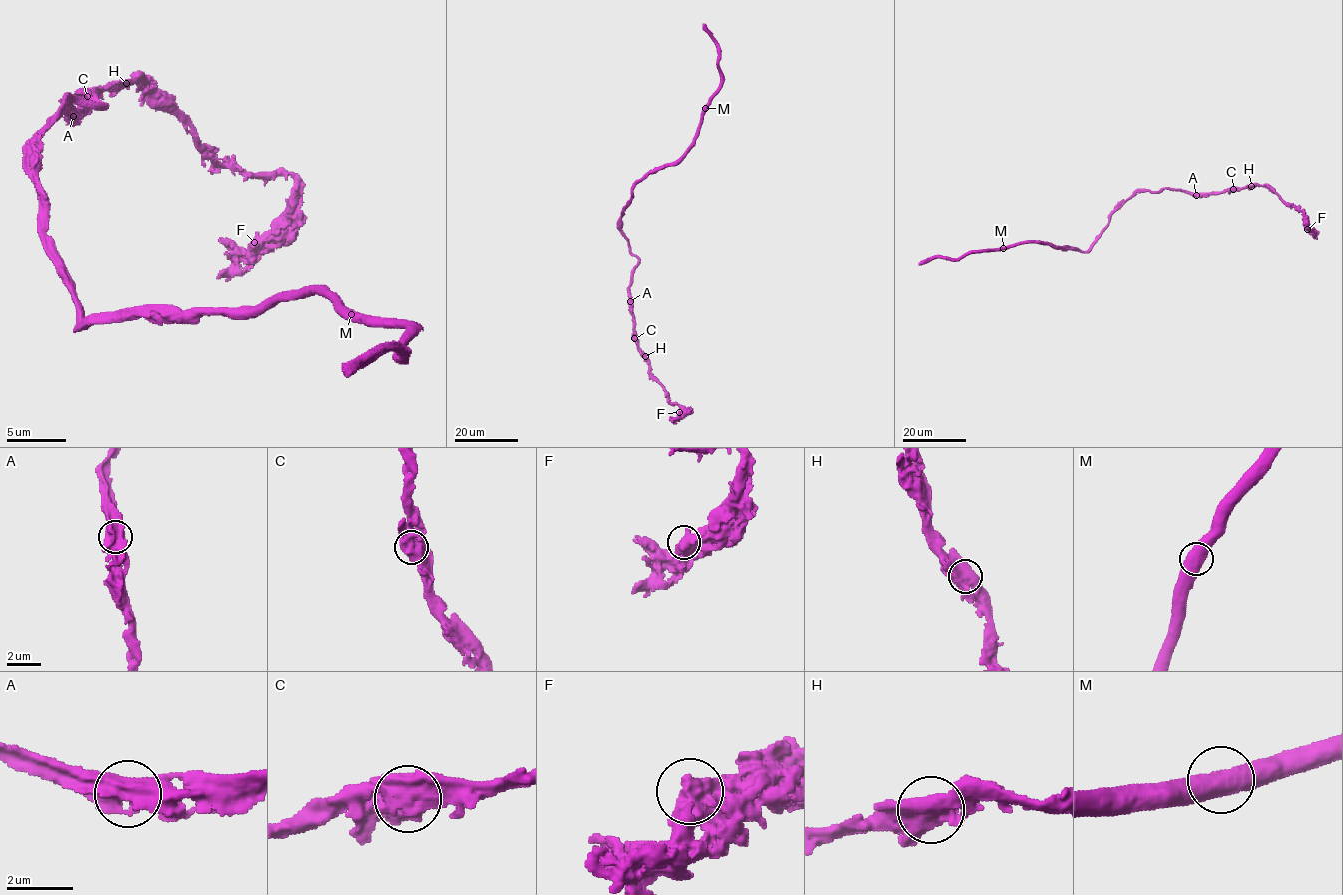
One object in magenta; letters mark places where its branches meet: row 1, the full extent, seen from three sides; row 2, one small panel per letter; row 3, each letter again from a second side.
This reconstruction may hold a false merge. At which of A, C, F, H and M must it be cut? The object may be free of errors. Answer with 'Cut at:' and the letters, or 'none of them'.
Cut at: none of them

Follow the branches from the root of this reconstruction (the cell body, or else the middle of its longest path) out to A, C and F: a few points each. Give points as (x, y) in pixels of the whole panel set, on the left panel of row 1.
A: (37, 170), (37, 134), (64, 104), (90, 101), (102, 107), (87, 92), (81, 92), (70, 98), (73, 116)
C: (37, 170), (37, 134), (70, 101), (102, 107), (87, 92), (73, 95), (70, 104), (78, 110), (87, 95)
F: (37, 170), (64, 104), (102, 107), (73, 95), (78, 110), (144, 83), (225, 167), (293, 179), (255, 241)

